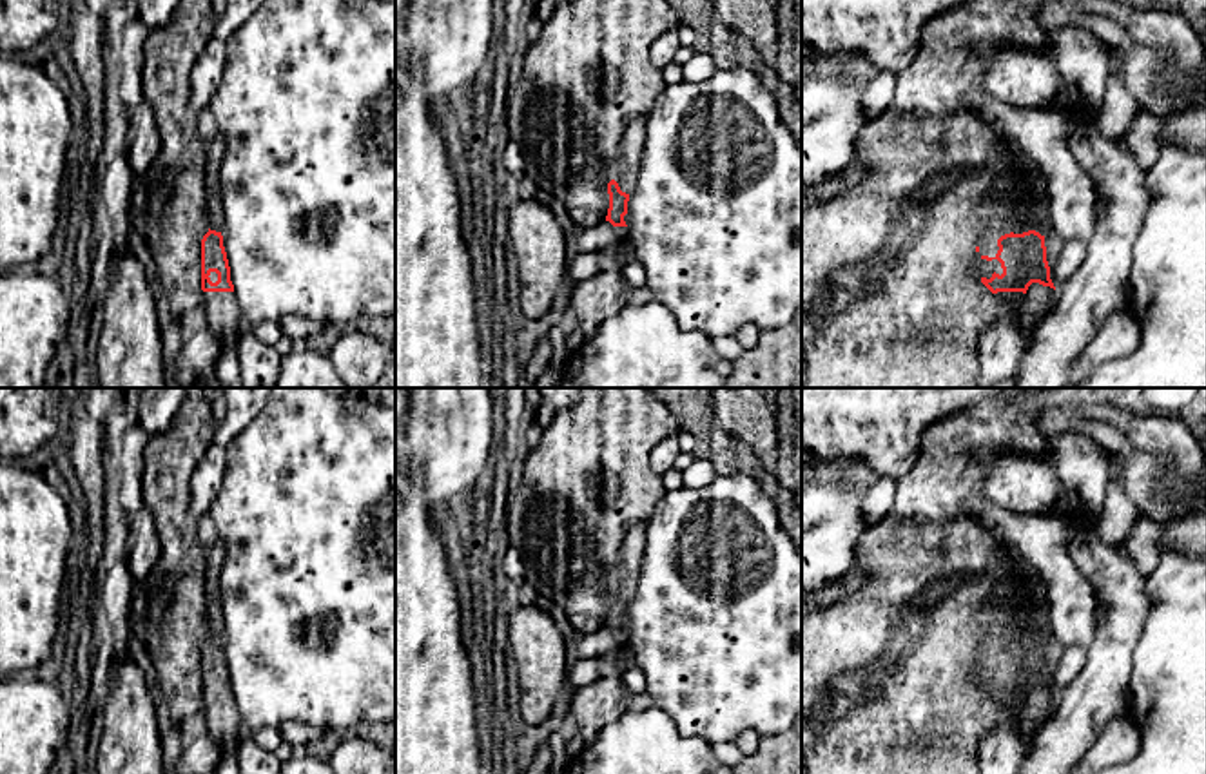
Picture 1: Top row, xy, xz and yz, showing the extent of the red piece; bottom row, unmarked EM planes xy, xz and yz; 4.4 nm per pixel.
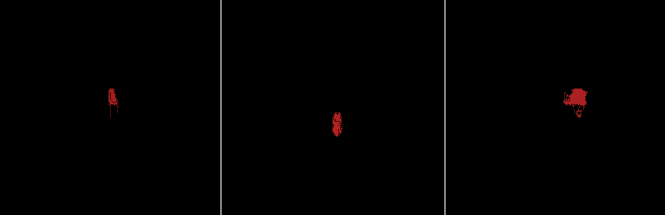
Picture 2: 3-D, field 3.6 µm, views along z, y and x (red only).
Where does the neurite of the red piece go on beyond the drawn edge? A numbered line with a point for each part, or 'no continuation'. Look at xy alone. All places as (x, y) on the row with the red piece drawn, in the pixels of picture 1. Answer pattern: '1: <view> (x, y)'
1: xy (222, 309)

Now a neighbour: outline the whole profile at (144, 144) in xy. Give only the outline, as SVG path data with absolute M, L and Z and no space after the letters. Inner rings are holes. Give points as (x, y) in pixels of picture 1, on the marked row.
M141 100L129 109L129 141L125 147L132 174L141 179L161 149L161 138L152 107Z

